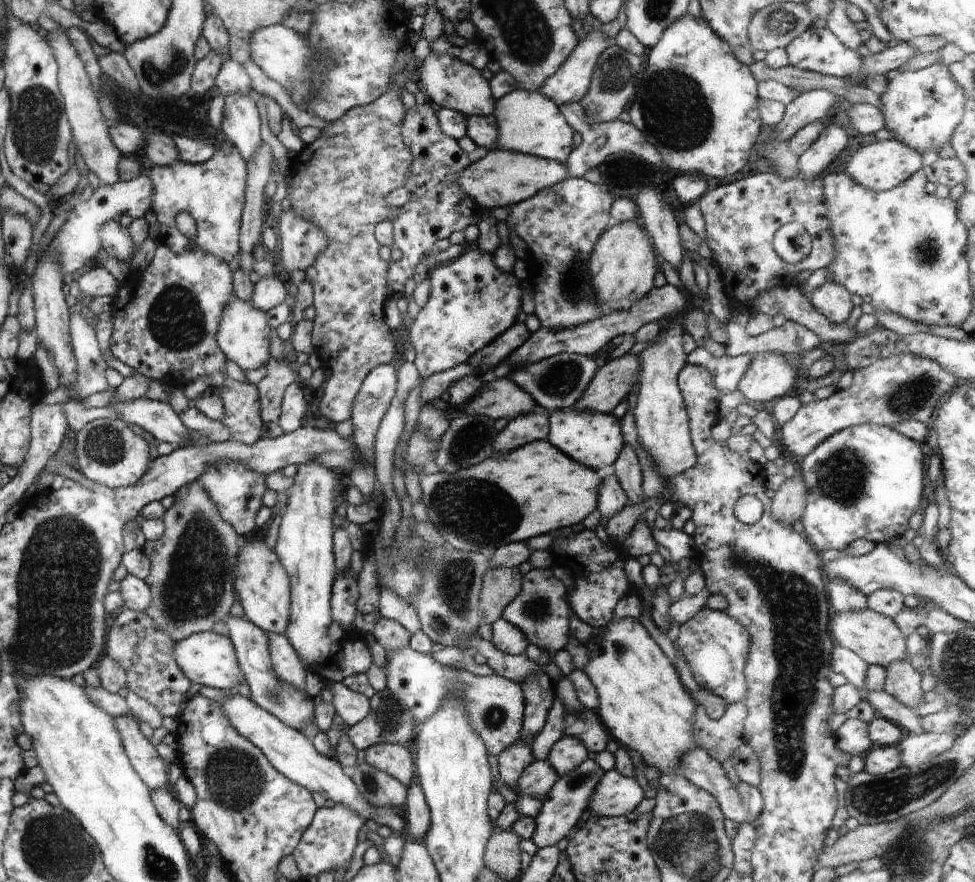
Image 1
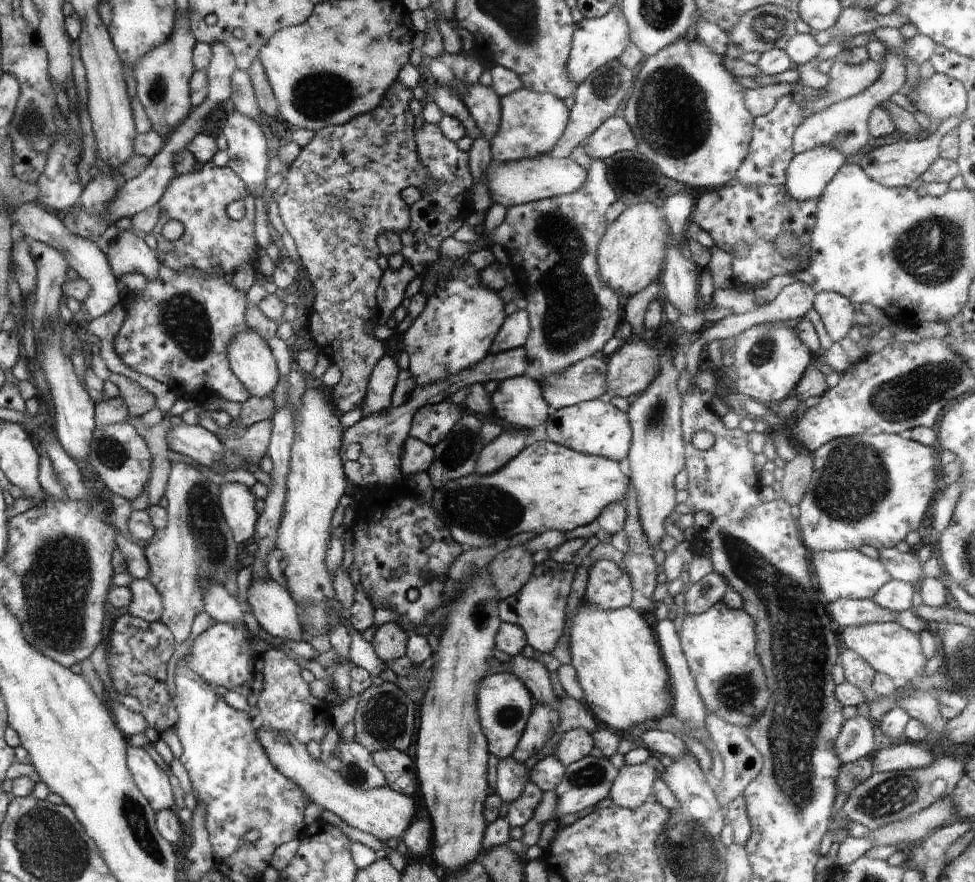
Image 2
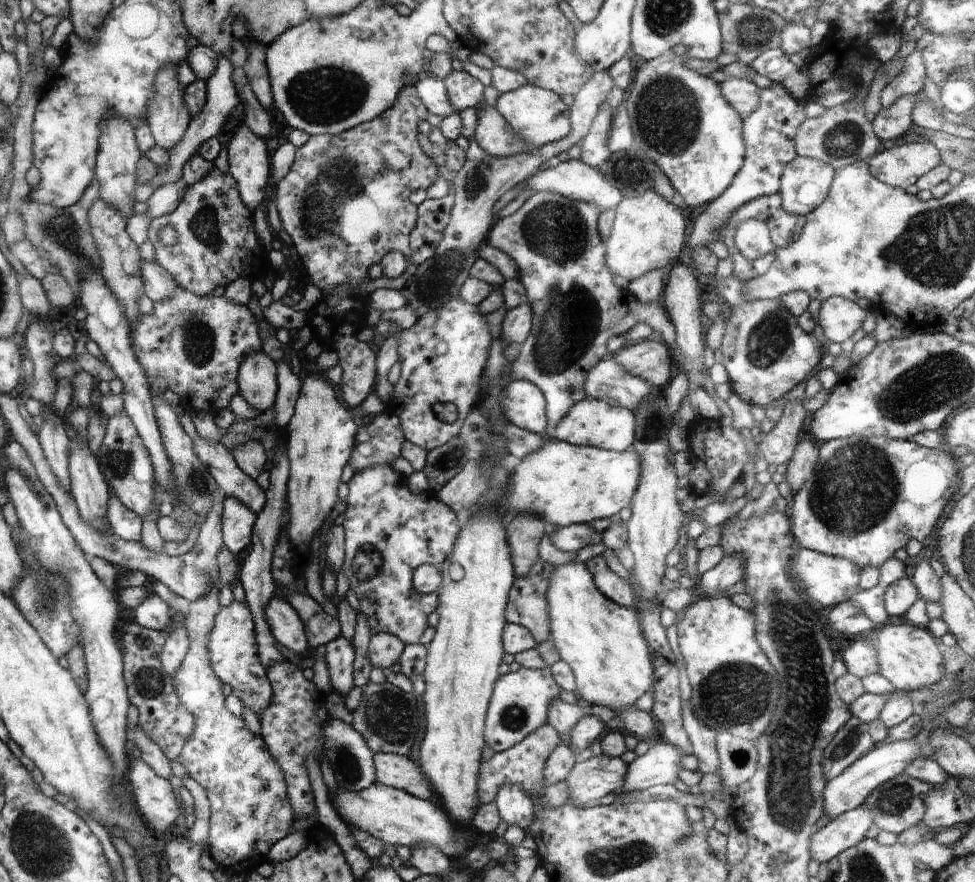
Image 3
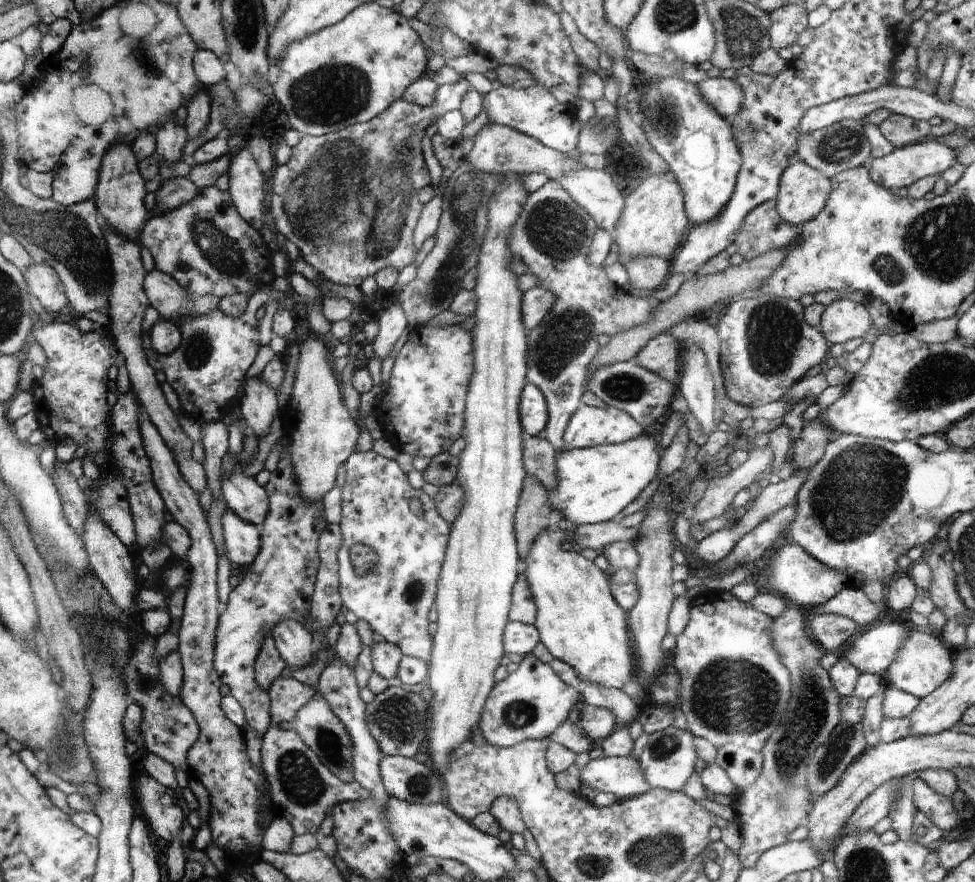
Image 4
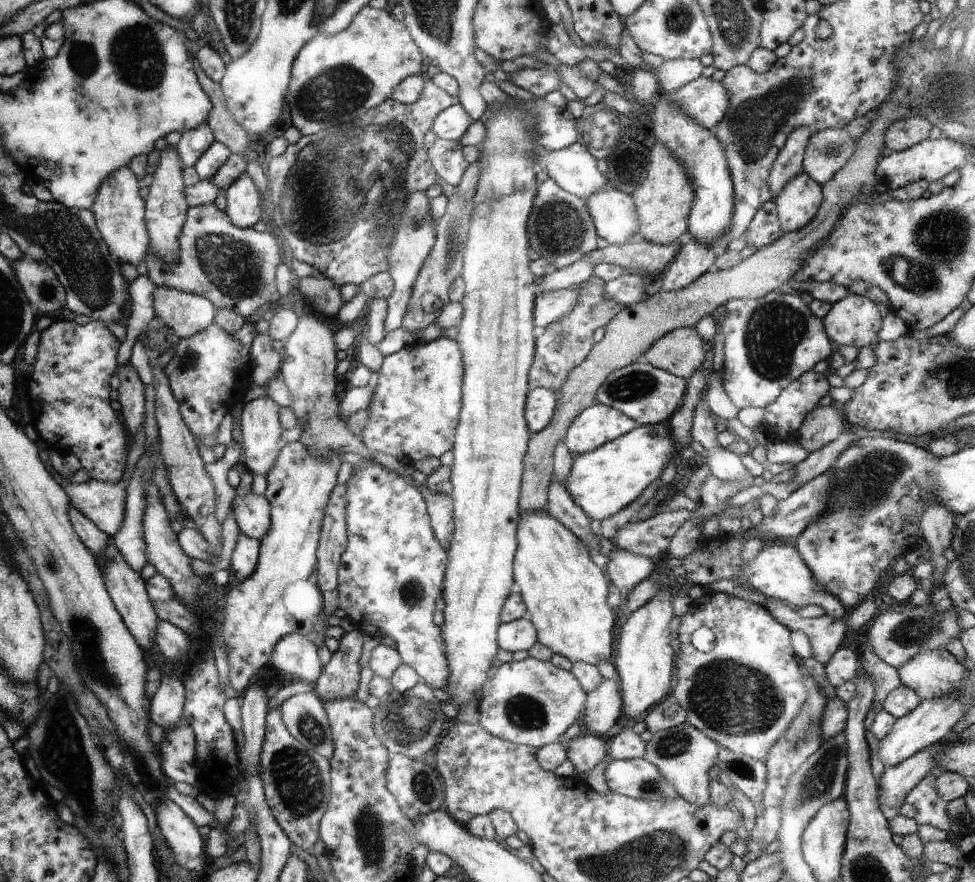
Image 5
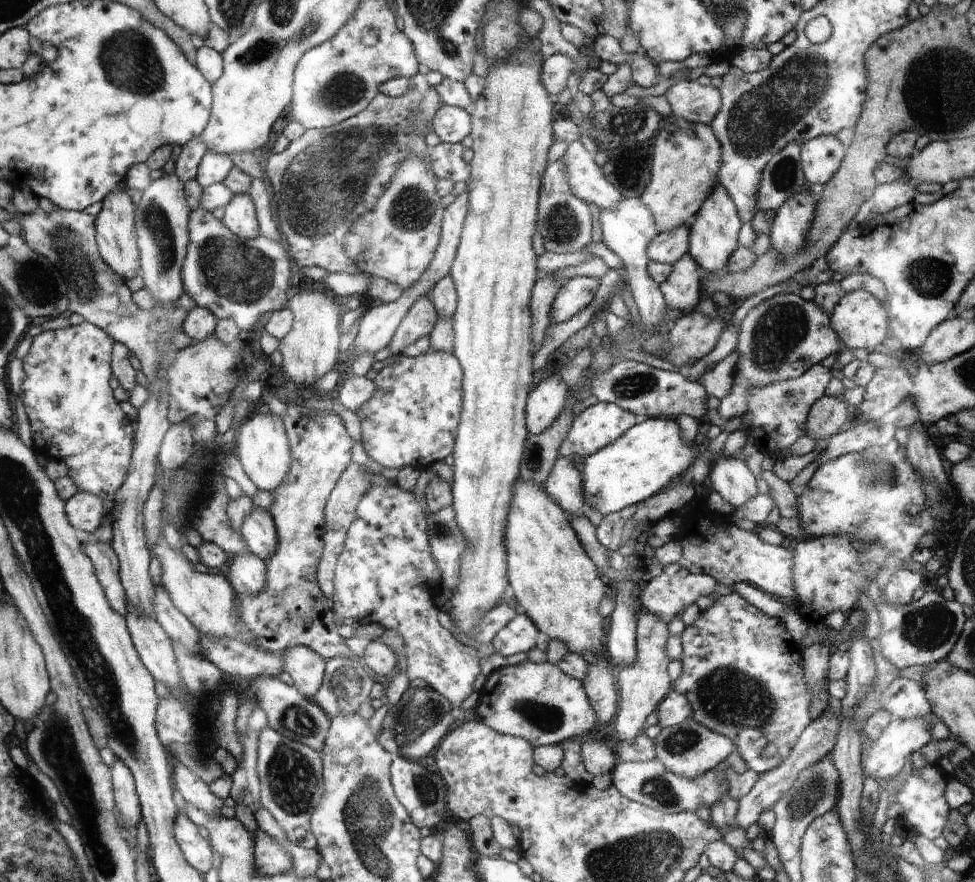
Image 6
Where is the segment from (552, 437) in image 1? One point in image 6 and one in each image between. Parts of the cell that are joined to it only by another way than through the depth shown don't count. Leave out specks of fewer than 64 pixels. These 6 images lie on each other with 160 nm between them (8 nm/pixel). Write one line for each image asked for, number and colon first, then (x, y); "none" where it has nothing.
2: (595, 426)
3: (590, 422)
4: (589, 426)
5: (596, 425)
6: (597, 426)

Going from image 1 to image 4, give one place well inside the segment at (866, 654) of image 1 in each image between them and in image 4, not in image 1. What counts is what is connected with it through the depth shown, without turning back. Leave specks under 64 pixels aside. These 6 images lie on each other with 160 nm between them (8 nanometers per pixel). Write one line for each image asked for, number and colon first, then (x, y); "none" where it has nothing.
2: (889, 648)
3: (908, 656)
4: (924, 663)

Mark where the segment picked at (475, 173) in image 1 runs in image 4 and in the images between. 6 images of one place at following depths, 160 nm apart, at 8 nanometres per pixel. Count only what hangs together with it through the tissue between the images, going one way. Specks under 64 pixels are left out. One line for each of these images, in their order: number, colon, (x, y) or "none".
2: (519, 182)
3: (573, 179)
4: (594, 191)

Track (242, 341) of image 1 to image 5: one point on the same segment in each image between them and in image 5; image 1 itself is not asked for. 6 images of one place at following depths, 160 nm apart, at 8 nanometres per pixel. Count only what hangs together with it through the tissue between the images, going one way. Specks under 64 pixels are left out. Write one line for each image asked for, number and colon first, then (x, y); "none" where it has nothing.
2: (251, 357)
3: (257, 380)
4: (258, 404)
5: (261, 431)

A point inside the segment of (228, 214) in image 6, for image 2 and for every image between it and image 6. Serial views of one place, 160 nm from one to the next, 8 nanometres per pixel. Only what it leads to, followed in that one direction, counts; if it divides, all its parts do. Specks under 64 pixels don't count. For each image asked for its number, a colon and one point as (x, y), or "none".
2: (247, 149)
3: (248, 156)
4: (246, 181)
5: (243, 208)

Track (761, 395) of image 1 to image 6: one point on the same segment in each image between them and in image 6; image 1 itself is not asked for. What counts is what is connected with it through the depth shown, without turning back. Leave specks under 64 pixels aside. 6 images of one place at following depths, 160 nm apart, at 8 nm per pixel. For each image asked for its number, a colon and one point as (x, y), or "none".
2: (769, 360)
3: (766, 353)
4: (766, 346)
5: (768, 342)
6: (784, 336)

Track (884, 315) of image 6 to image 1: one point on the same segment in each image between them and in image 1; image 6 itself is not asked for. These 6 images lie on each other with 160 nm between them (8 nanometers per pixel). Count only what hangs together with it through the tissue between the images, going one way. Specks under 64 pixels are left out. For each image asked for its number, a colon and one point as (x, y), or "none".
1: (832, 300)
2: (838, 315)
3: (840, 318)
4: (844, 320)
5: (855, 321)

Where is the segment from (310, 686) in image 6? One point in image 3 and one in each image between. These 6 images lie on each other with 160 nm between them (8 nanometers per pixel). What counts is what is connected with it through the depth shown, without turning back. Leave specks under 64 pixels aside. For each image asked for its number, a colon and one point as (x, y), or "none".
3: (288, 630)
4: (293, 641)
5: (296, 655)

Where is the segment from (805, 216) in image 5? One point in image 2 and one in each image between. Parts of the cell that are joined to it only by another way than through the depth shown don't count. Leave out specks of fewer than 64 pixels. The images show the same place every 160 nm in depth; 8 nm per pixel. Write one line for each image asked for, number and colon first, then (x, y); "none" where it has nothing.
2: (808, 174)
3: (805, 183)
4: (803, 193)

